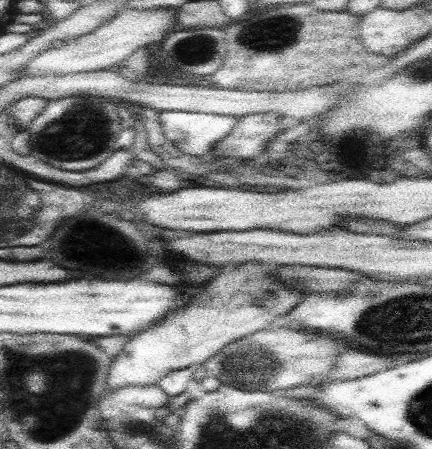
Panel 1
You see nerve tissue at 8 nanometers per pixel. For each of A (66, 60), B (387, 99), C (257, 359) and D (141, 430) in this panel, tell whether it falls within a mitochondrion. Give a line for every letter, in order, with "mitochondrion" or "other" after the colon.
A: other
B: other
C: mitochondrion
D: mitochondrion

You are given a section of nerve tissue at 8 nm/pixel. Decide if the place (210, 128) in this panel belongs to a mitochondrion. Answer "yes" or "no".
no

